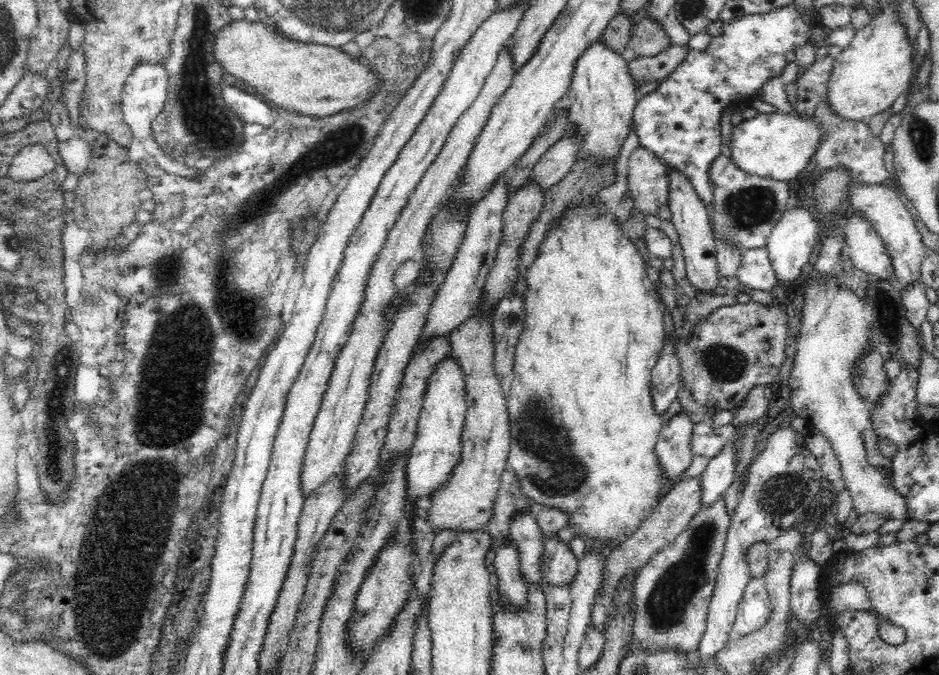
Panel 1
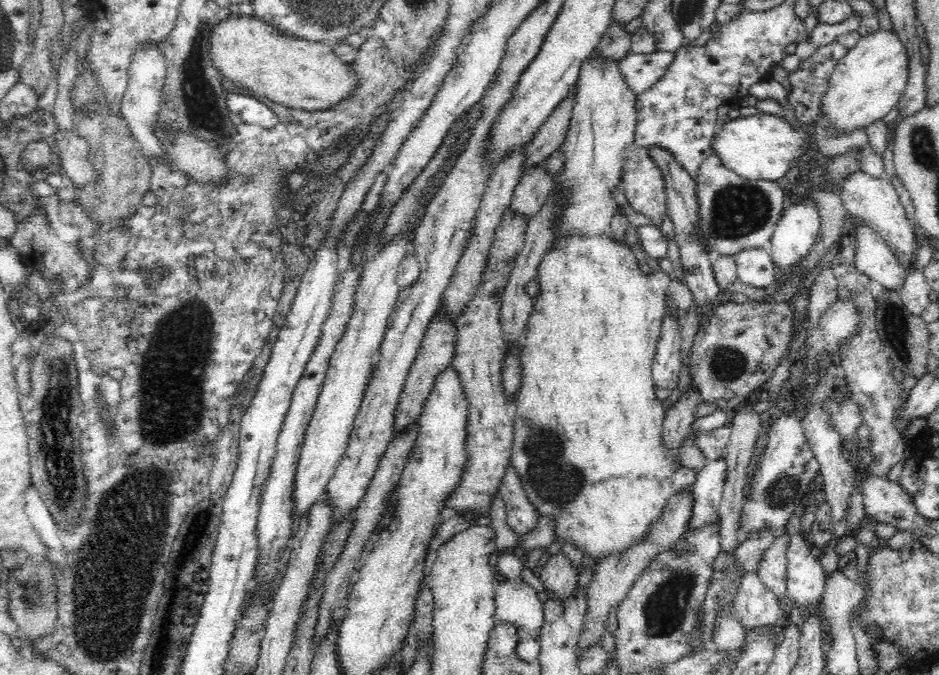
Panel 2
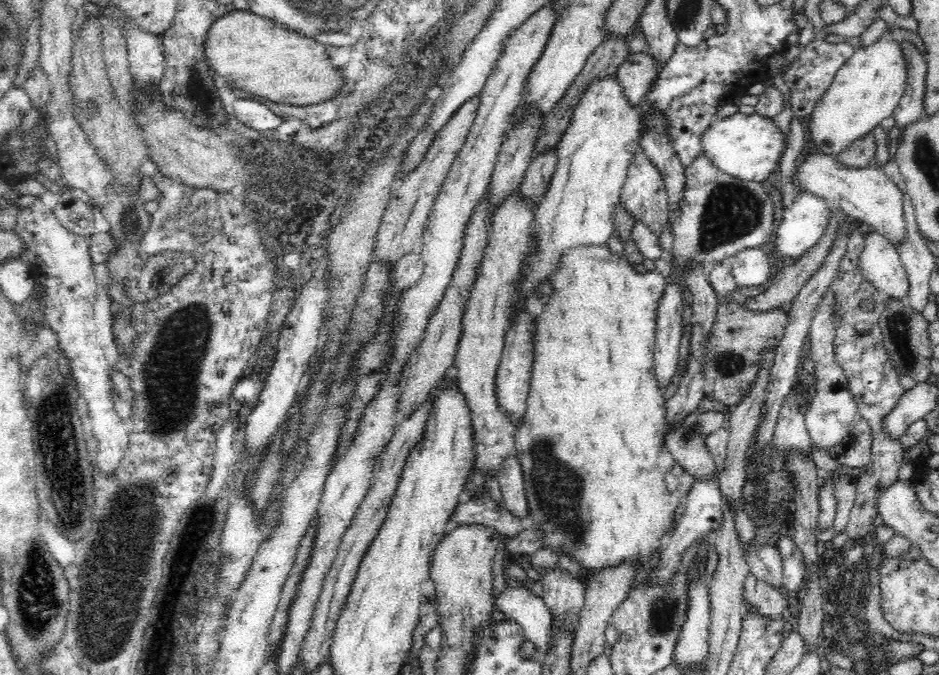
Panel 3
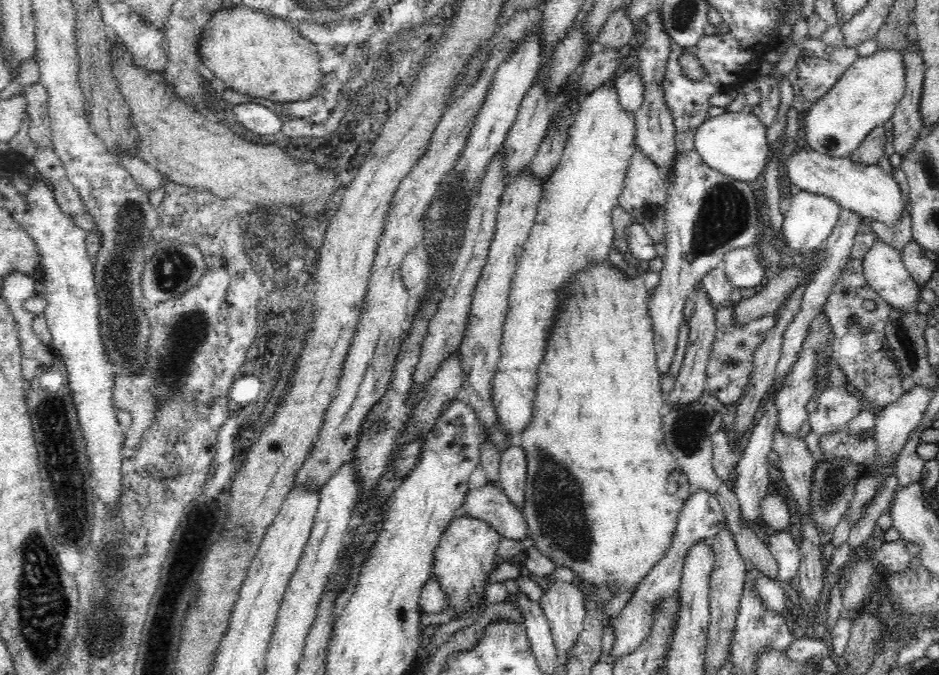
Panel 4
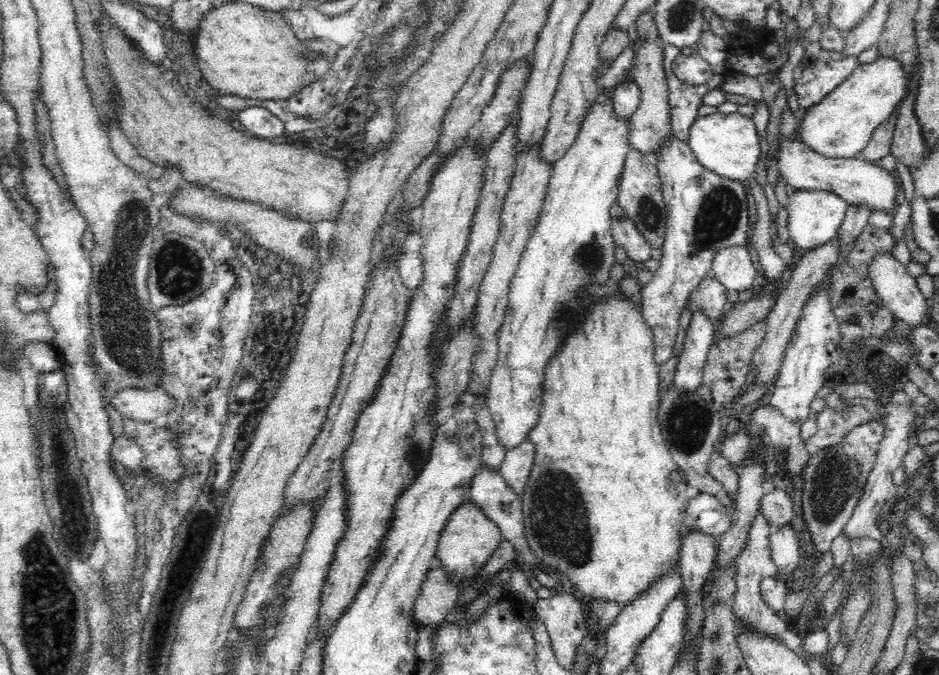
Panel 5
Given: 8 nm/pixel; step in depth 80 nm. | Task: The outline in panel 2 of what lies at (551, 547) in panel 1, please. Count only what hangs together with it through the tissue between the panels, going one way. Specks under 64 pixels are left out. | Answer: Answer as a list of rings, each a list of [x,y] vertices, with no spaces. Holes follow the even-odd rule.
[[[561,550],[556,554],[547,554],[535,570],[547,592],[559,600],[572,598],[578,586],[579,567],[574,566]]]

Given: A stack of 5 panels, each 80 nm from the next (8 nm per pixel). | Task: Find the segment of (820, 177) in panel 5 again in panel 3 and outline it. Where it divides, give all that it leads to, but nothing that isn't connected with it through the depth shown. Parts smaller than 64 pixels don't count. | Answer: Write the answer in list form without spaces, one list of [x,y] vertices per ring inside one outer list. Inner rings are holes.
[[[817,153],[810,154],[803,165],[796,168],[796,178],[798,178],[802,190],[824,197],[827,201],[838,205],[850,218],[862,221],[865,227],[884,235],[896,248],[906,240],[902,191],[880,167],[872,167],[872,165],[864,168],[846,167],[832,155]]]

